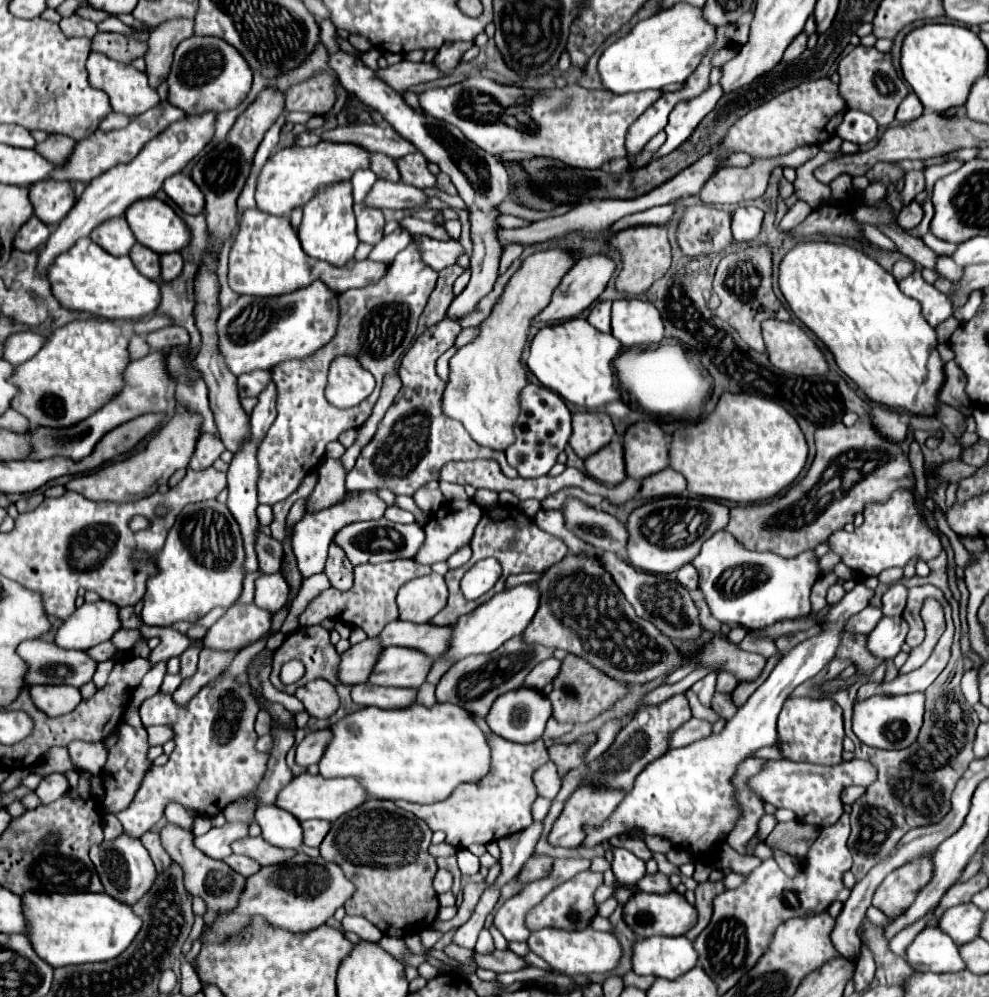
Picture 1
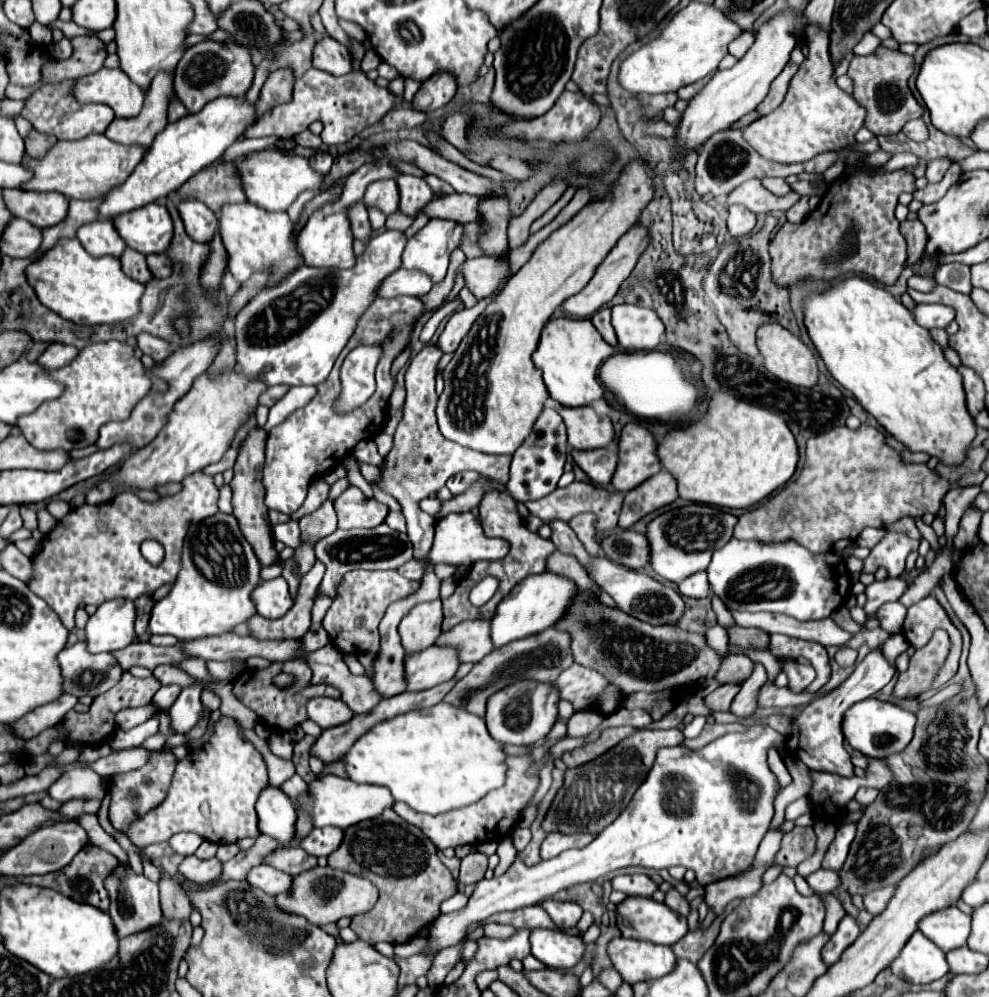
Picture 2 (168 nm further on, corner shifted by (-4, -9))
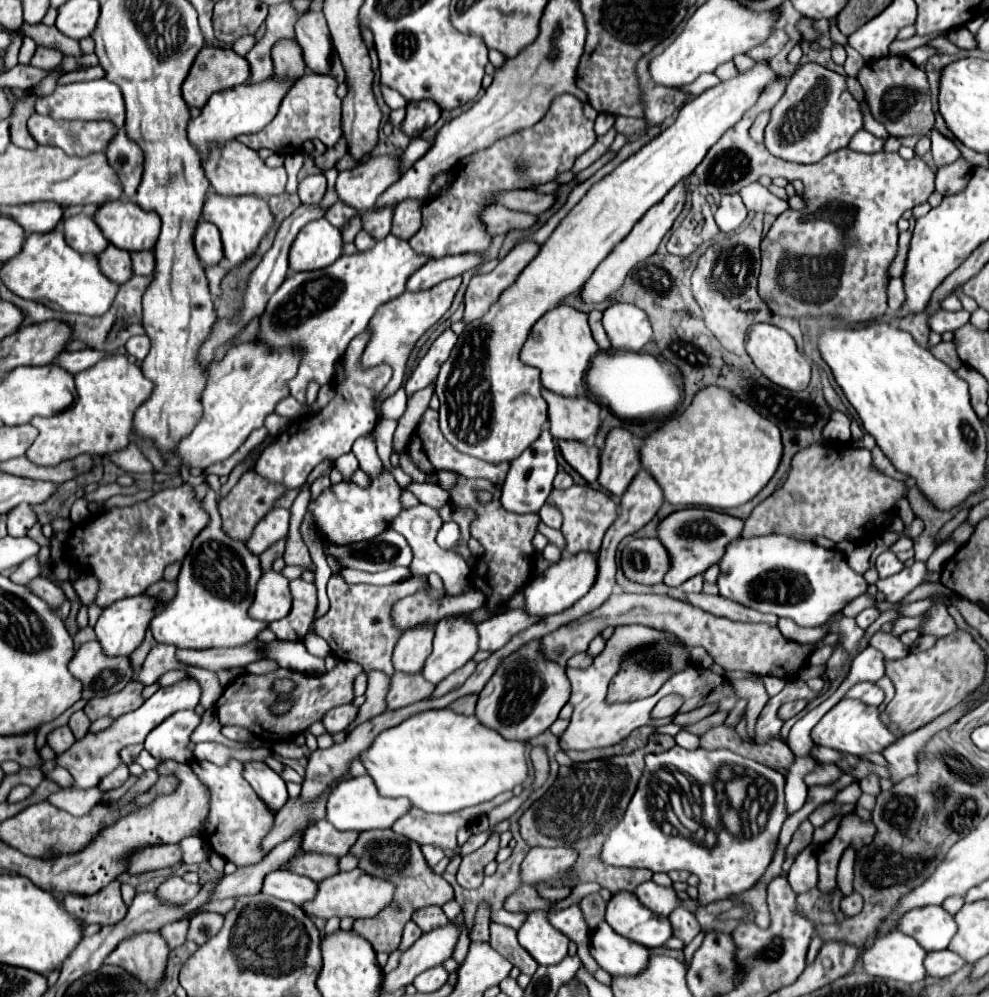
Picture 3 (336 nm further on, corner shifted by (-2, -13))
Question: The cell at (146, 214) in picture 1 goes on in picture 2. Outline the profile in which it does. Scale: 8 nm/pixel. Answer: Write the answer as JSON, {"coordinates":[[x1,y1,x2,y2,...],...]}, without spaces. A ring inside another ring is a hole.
{"coordinates":[[158,202,132,210,130,214,120,214,114,218,114,226,118,226,124,242,142,254,166,252,174,236,172,218,166,206]]}

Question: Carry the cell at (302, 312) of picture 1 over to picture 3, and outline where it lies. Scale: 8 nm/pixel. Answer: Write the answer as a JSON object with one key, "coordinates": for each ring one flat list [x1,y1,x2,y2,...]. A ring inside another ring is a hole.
{"coordinates":[[390,234,382,242,376,242,376,246,364,254,340,256,334,264,330,264,324,270,296,272,284,280,284,284,268,300,268,306,264,310,262,324,260,324,260,334,256,340,270,344,274,350,280,350,284,346,300,346,304,350,304,358,302,358,298,376,288,384,292,396,300,404,306,404,306,384,310,380,316,380,320,386,332,382,334,362,344,356,350,340,366,330,366,326,378,306,394,300,396,296,400,296,404,292,404,286,406,286,410,274,414,274,426,262,428,262,426,254,418,254,416,250,410,248,410,244,406,240,394,238]]}

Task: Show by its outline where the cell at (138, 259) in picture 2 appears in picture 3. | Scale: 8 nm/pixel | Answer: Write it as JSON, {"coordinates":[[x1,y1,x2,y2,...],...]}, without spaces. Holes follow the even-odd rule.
{"coordinates":[[108,244,106,250,100,252,98,258,98,266,104,274,108,274,108,278,116,284,124,284,130,276,132,276,132,262,130,262,130,252,120,250,112,244]]}

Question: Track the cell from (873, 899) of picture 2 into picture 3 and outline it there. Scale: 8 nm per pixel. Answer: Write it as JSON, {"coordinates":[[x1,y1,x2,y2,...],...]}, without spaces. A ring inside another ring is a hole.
{"coordinates":[[852,892,850,896,844,896,840,902,840,908,846,916,856,916,862,910,862,898,858,892]]}

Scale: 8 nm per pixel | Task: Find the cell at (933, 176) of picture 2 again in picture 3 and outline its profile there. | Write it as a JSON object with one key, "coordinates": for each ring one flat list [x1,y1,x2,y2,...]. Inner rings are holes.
{"coordinates":[[938,130,930,132,930,140,932,140,932,156,936,166,952,164,960,156,960,150,956,148,956,144,946,136,942,136]]}

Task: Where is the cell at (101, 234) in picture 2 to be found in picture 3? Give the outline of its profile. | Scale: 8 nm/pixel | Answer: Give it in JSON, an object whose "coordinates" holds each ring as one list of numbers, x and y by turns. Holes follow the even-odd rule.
{"coordinates":[[76,214,64,220,64,238,76,252,100,254,108,240,102,236,96,222,86,214]]}

